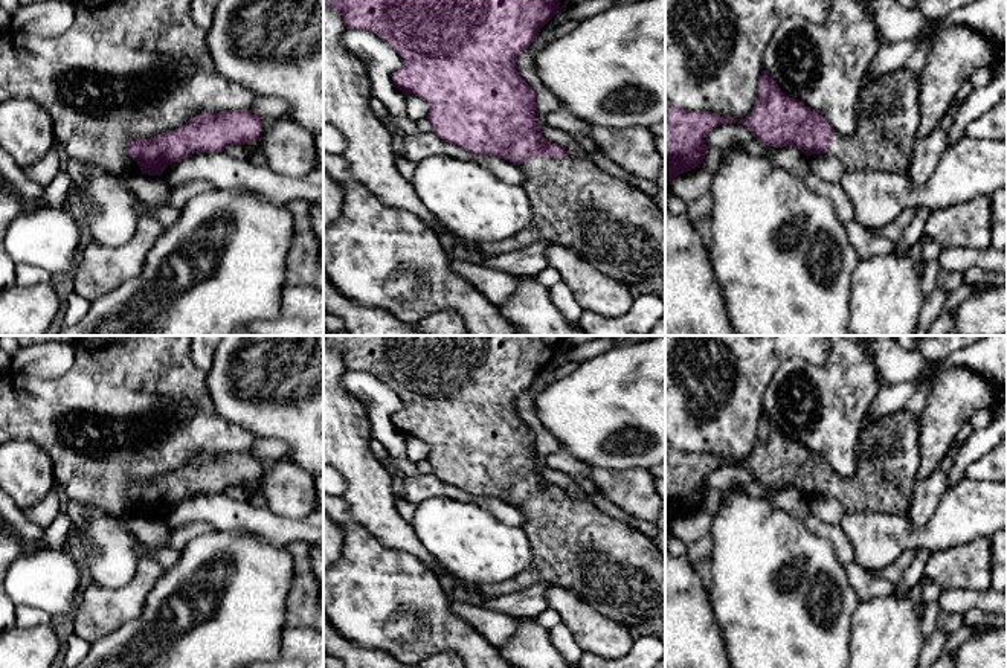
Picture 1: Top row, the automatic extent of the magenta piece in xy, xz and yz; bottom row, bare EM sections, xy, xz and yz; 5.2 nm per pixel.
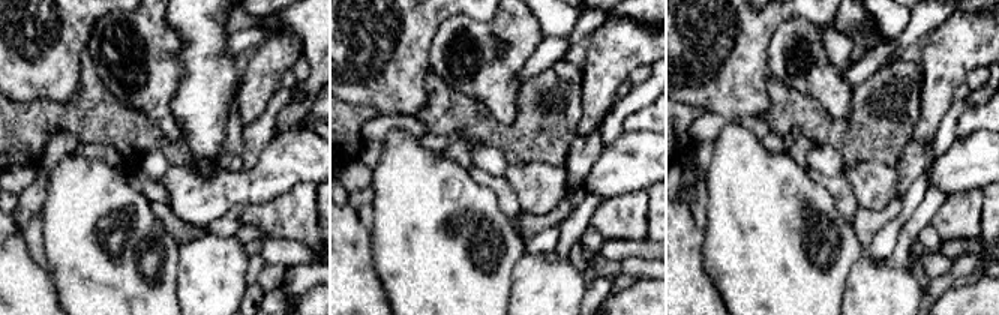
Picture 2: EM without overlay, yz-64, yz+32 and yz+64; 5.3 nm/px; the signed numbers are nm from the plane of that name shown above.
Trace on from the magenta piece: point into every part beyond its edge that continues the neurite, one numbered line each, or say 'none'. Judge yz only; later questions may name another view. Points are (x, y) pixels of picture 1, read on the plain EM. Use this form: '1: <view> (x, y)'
1: yz (888, 452)

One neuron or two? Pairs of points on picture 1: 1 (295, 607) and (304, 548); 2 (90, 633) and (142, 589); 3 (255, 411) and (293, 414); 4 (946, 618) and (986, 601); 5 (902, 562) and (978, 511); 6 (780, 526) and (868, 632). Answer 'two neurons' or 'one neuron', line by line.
1: one neuron
2: one neuron
3: one neuron
4: two neurons
5: two neurons
6: two neurons

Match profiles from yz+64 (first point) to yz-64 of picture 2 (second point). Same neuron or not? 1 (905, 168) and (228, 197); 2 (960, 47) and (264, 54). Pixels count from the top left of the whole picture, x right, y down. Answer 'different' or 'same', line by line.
1: different
2: same

